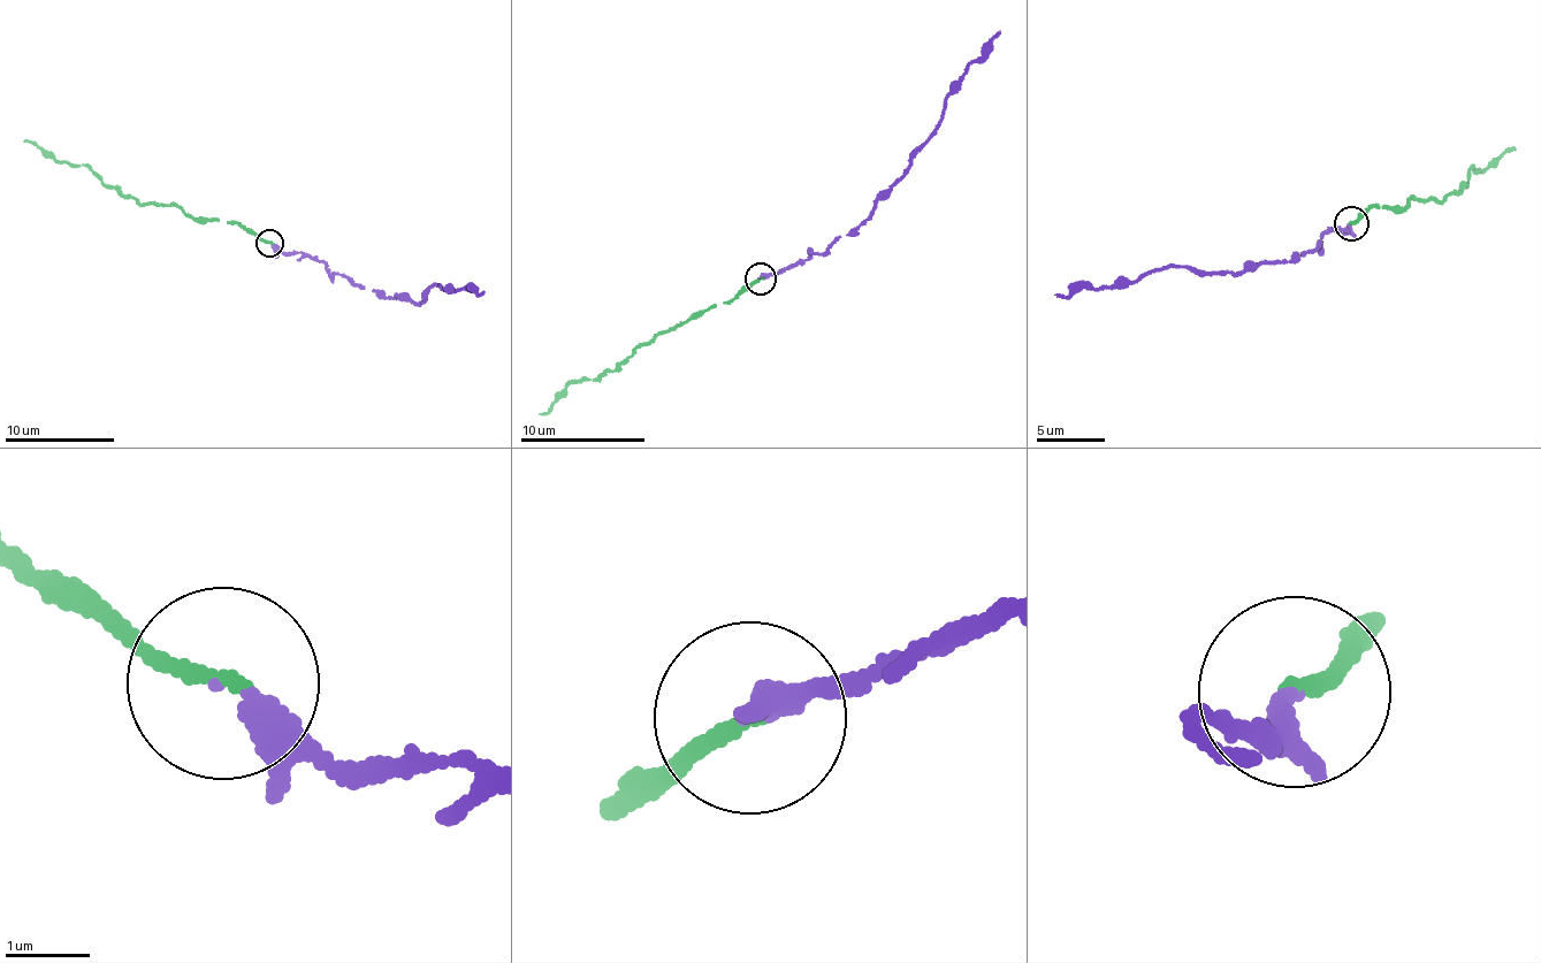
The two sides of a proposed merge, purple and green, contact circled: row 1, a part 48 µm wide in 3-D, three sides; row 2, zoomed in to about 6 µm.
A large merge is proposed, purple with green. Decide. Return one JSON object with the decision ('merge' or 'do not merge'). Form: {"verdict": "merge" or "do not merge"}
{"verdict": "merge"}

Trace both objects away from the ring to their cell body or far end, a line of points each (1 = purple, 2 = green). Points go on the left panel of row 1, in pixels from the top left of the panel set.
1: (271, 243), (284, 252), (315, 257), (364, 290), (387, 296), (420, 302), (434, 283), (482, 293)
2: (271, 243), (234, 222), (193, 221), (174, 205), (126, 199), (85, 165), (56, 163), (23, 143)

